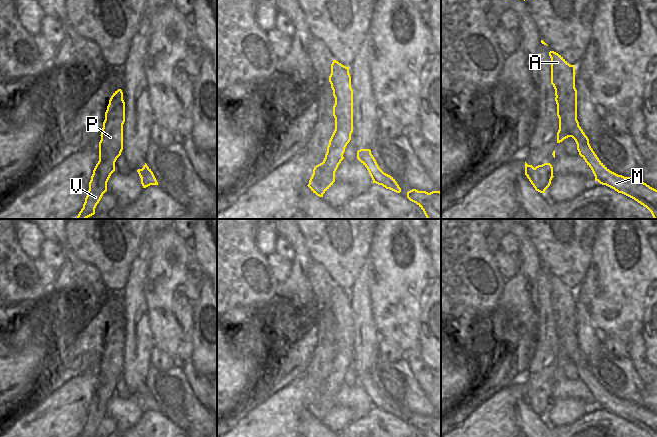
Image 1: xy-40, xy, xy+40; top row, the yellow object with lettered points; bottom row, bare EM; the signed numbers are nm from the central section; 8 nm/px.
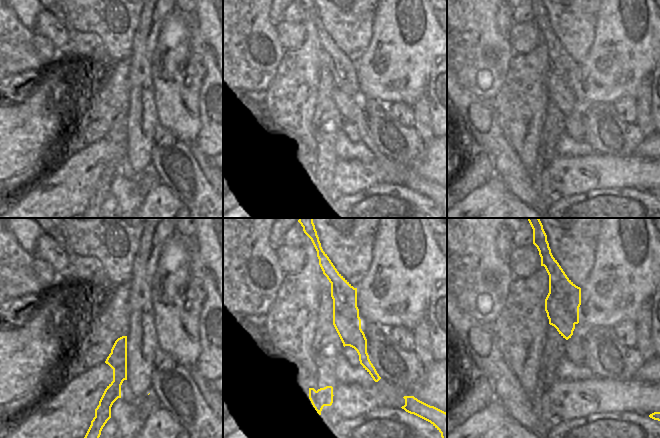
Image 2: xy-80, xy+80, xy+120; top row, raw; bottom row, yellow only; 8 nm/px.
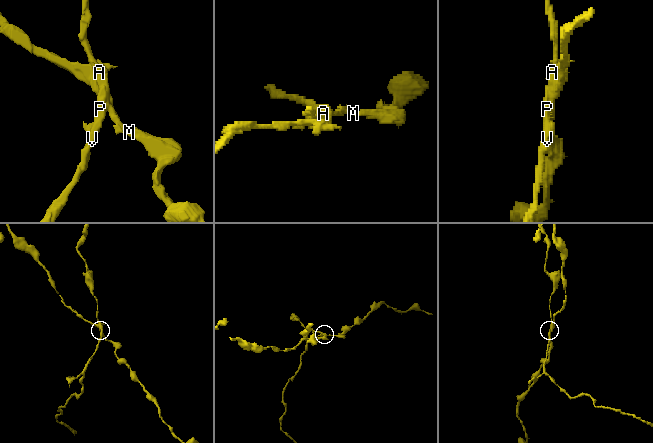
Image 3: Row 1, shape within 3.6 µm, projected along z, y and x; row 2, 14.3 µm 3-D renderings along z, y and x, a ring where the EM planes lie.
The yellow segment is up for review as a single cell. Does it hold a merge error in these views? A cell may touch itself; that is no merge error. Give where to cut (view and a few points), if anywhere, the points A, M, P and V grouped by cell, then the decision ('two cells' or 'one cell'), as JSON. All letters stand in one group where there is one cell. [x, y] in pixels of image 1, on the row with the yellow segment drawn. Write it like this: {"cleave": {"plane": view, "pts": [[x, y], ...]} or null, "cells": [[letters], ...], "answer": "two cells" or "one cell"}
{"cleave": {"plane": "xy+40", "pts": [[556, 100], [562, 111], [576, 109]]}, "cells": [["A", "P", "V"], ["M"]], "answer": "two cells"}

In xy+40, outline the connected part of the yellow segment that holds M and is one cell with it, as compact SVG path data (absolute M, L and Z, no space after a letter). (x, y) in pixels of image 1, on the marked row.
M557 104L557 116L566 126L570 136L577 144L579 155L591 168L595 181L606 185L618 193L622 193L644 207L657 219L657 190L644 183L641 179L634 177L624 177L610 171L597 157L589 144L589 139L579 126L577 120L577 109L568 109L562 112Z

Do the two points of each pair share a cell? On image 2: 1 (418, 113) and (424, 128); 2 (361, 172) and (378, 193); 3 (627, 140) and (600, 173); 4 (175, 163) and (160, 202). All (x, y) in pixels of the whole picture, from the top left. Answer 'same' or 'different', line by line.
1: same
2: different
3: different
4: different

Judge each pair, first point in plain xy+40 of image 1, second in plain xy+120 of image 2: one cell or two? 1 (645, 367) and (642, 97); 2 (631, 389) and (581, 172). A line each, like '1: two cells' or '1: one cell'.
1: one cell
2: two cells

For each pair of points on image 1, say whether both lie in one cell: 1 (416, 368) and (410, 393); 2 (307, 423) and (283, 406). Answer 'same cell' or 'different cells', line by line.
1: different cells
2: different cells

